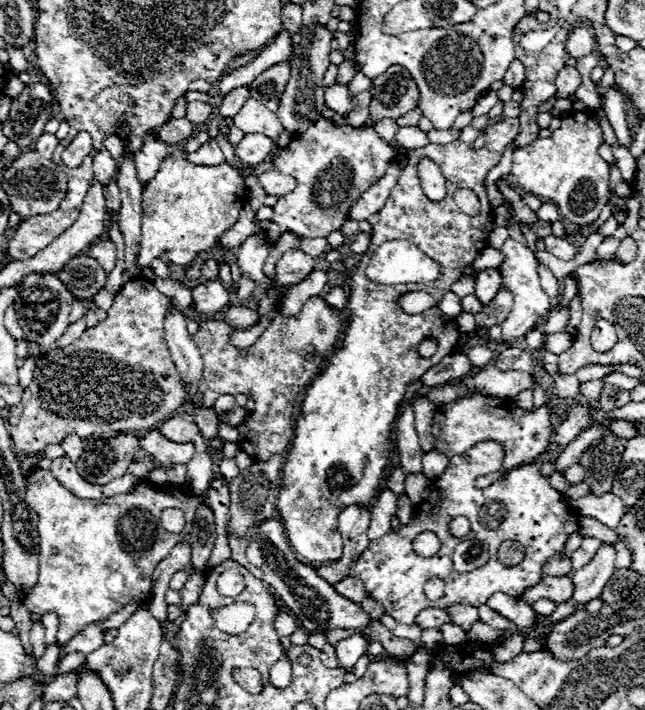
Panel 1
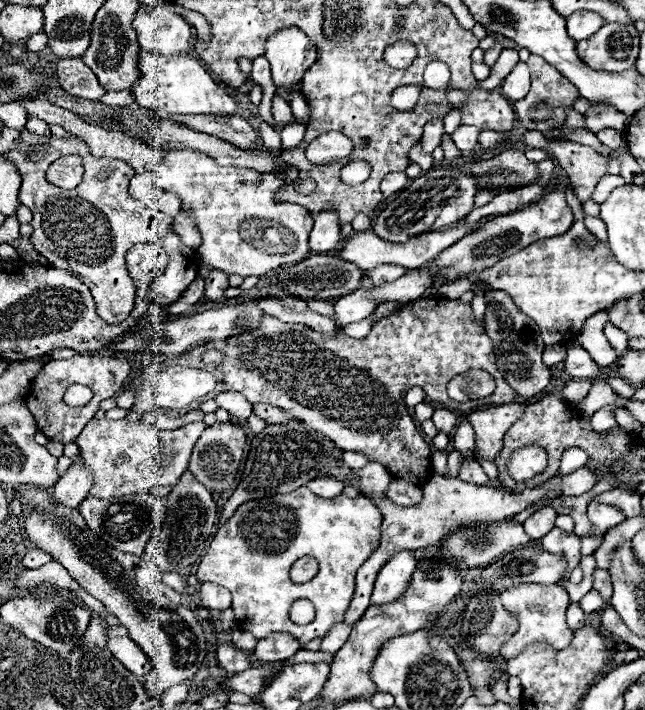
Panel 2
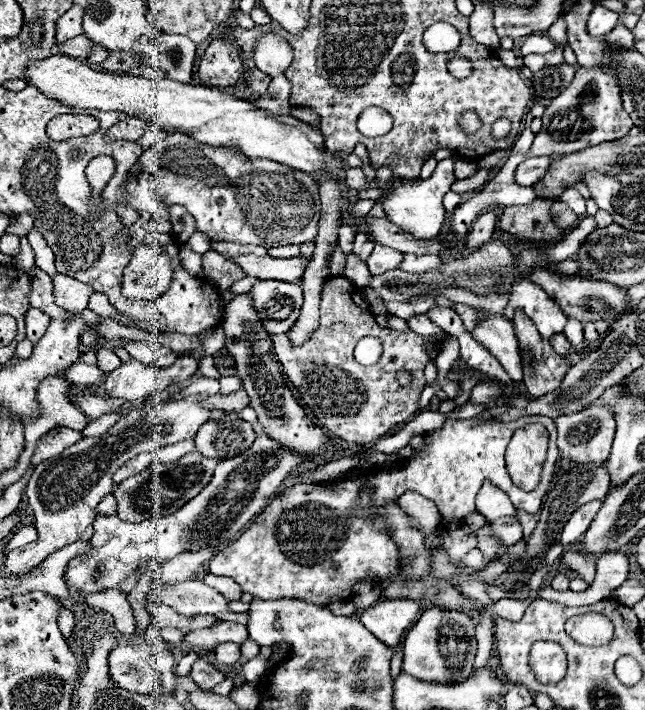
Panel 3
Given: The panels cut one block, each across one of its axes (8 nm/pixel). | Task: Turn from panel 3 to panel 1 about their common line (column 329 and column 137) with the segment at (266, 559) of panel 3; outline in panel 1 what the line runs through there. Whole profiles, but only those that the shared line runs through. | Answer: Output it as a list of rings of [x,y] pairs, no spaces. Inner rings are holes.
[[[38,468],[26,476],[26,500],[32,510],[40,514],[38,536],[40,536],[40,576],[36,588],[22,598],[22,604],[40,616],[46,612],[56,612],[60,628],[58,642],[64,644],[74,638],[84,626],[108,618],[112,612],[128,604],[144,604],[152,590],[152,572],[160,560],[164,560],[170,550],[182,542],[184,534],[190,530],[190,522],[200,504],[206,504],[204,496],[192,494],[188,488],[172,486],[164,492],[156,492],[148,484],[138,484],[132,492],[112,496],[108,500],[84,500],[68,492],[50,470]],[[164,508],[180,508],[186,516],[186,528],[180,534],[170,534],[160,524],[160,512]]]

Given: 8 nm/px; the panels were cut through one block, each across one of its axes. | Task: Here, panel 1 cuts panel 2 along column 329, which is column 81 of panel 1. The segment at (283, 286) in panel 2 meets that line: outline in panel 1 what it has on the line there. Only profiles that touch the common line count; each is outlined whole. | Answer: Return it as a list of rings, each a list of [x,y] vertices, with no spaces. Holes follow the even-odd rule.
[[[76,256],[56,276],[78,300],[92,300],[106,284],[106,272],[88,256]]]

